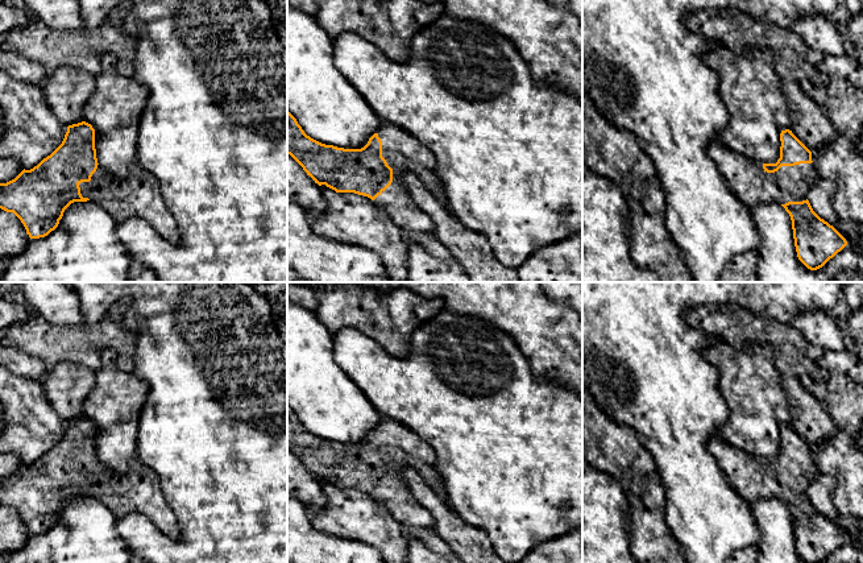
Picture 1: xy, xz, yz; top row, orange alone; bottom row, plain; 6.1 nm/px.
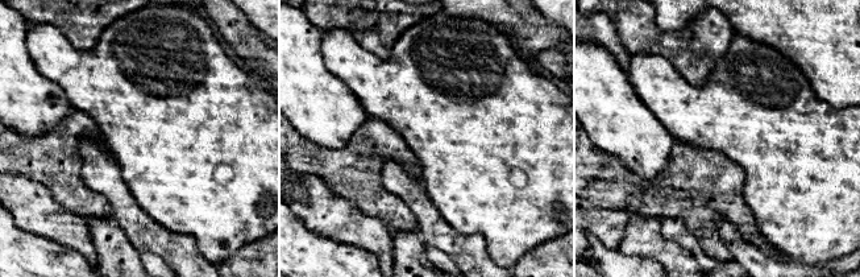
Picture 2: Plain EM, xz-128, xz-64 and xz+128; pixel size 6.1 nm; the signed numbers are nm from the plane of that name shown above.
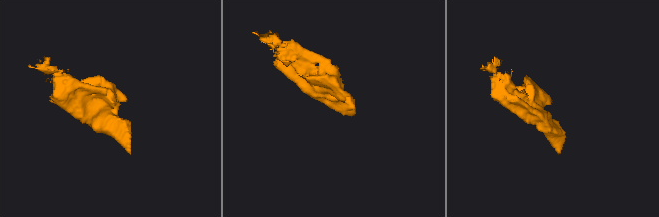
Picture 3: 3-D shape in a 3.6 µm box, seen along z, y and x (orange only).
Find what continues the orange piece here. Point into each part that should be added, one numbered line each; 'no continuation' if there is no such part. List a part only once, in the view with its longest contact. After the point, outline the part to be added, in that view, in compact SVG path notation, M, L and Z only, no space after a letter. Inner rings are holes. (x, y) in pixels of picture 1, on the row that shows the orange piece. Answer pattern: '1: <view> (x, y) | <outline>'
1: xz (403, 153) | M382 121L377 133L382 141L382 157L393 169L393 182L373 200L374 206L402 231L432 235L432 220L418 208L399 177L403 173L414 173L440 202L445 203L445 191L437 175L433 153L387 121Z

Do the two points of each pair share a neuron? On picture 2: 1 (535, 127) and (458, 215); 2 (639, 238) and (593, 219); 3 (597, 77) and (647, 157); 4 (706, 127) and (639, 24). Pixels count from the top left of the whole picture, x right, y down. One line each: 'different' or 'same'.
1: same
2: different
3: same
4: different

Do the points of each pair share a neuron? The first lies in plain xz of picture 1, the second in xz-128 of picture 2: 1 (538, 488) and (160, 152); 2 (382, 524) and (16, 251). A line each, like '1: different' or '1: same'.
1: same
2: different

